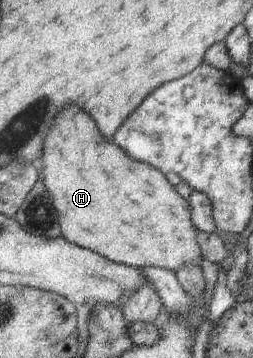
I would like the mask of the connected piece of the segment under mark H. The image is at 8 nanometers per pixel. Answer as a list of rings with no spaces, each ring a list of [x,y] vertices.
[[[69,106],[57,114],[57,120],[53,120],[43,144],[43,156],[39,156],[43,165],[40,178],[51,196],[61,235],[67,242],[135,269],[153,266],[175,273],[189,262],[191,266],[200,266],[202,254],[196,241],[198,230],[191,222],[189,201],[179,196],[163,172],[131,158],[112,140],[105,138],[93,120],[85,112],[77,110],[77,106]]]

